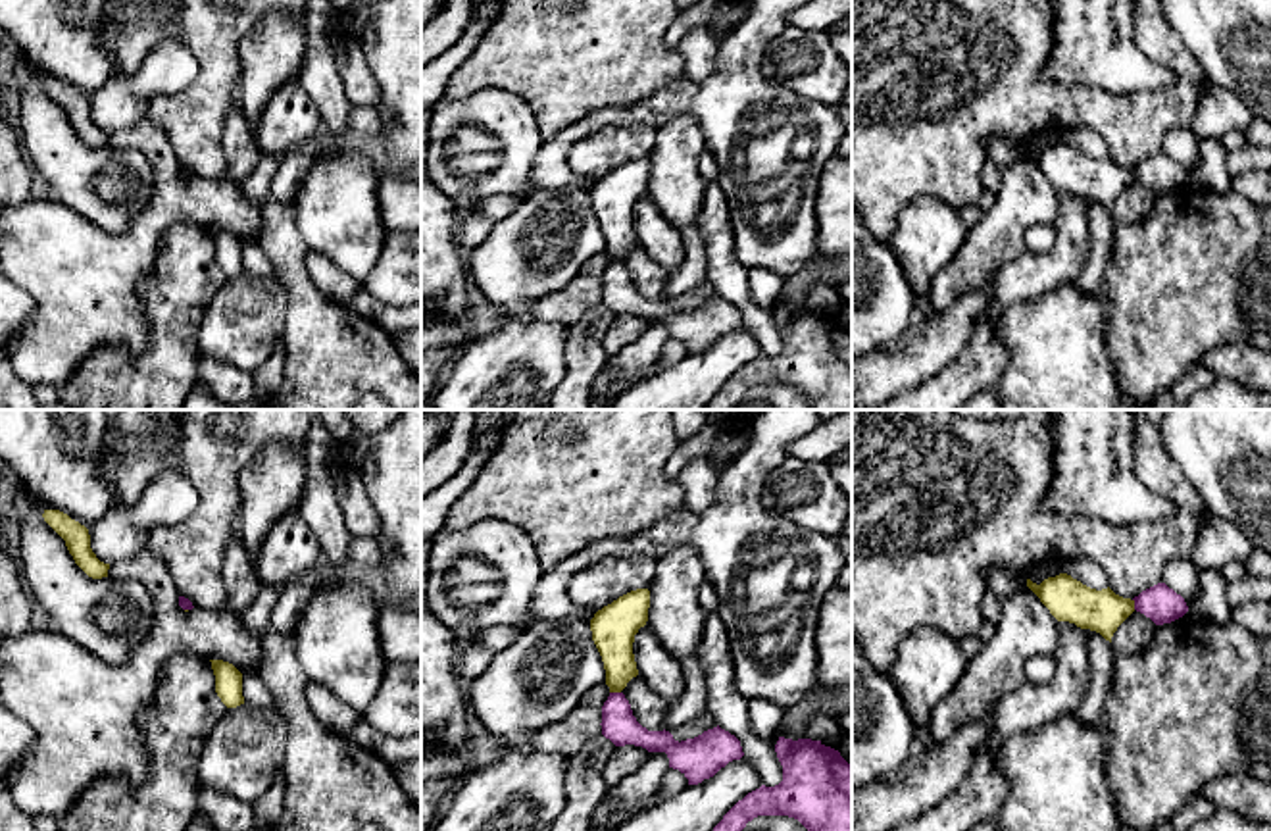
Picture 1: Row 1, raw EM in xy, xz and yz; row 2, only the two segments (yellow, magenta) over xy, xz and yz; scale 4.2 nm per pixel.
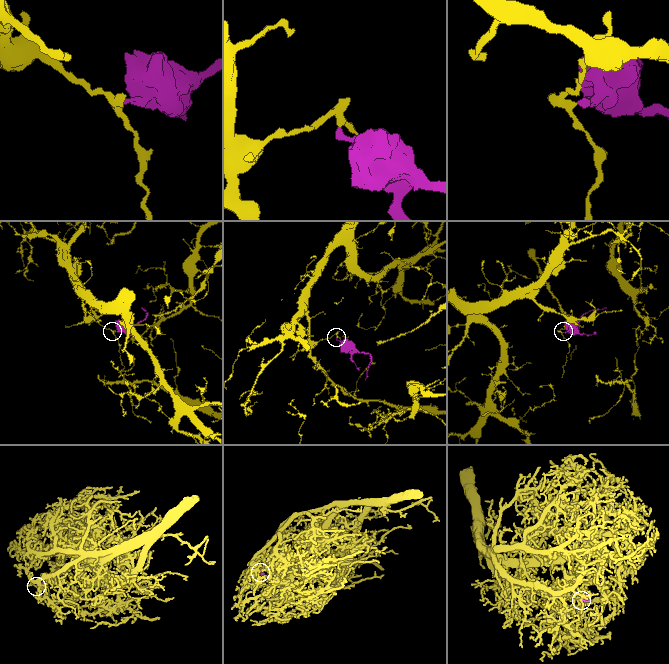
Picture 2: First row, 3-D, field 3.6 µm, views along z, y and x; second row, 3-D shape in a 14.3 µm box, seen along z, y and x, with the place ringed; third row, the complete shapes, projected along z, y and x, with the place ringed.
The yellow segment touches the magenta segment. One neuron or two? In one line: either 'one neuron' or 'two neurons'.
two neurons

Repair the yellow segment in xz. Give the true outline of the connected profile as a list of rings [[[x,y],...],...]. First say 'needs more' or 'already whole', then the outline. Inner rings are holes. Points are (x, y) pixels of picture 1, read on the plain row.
already whole; [[[631,160],[590,189],[592,210],[602,225],[610,262],[621,262],[638,244],[633,212],[648,190],[650,160]]]

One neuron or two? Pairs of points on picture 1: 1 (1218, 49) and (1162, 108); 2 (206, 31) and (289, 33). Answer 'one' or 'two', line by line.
1: two
2: two

